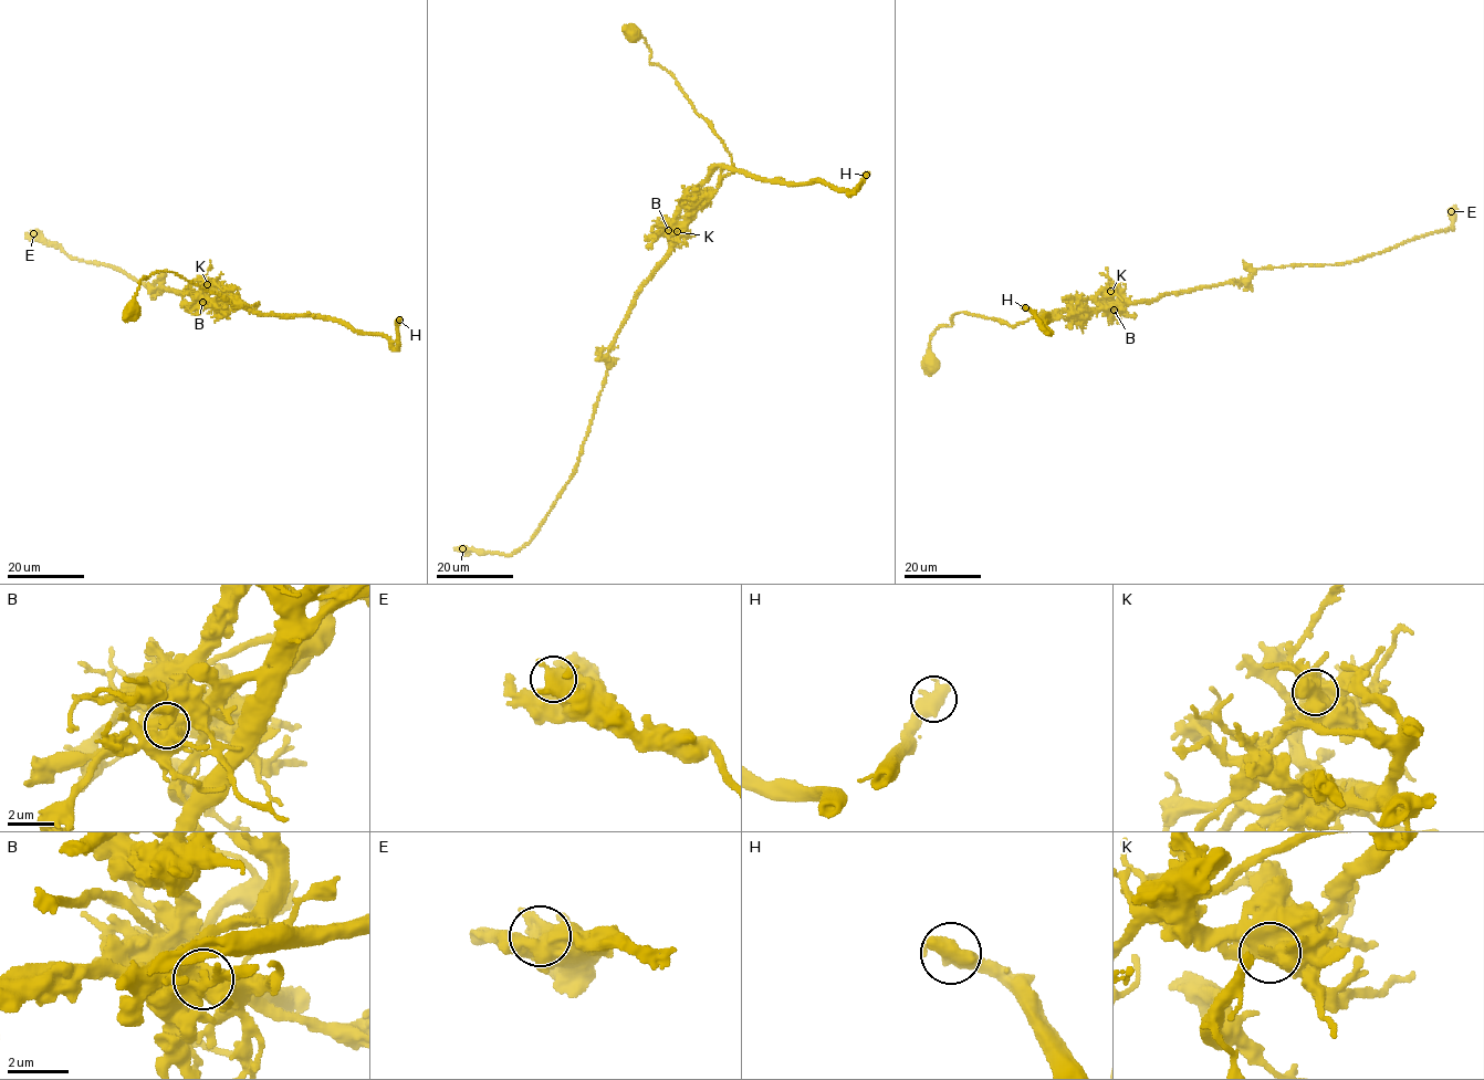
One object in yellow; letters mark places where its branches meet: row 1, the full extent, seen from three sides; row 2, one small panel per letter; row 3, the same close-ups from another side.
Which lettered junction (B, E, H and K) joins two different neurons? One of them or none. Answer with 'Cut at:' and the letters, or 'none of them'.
Cut at: B

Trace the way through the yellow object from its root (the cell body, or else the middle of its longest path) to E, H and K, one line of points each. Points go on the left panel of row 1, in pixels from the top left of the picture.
E: (133, 311), (140, 281), (159, 271), (234, 306), (259, 304), (197, 301), (159, 280), (150, 287), (33, 233)
H: (133, 311), (140, 281), (160, 271), (234, 306), (338, 318), (382, 334), (394, 348), (399, 321)
K: (133, 311), (140, 281), (159, 271), (177, 273), (234, 306), (259, 304), (240, 307), (231, 291), (207, 284)

